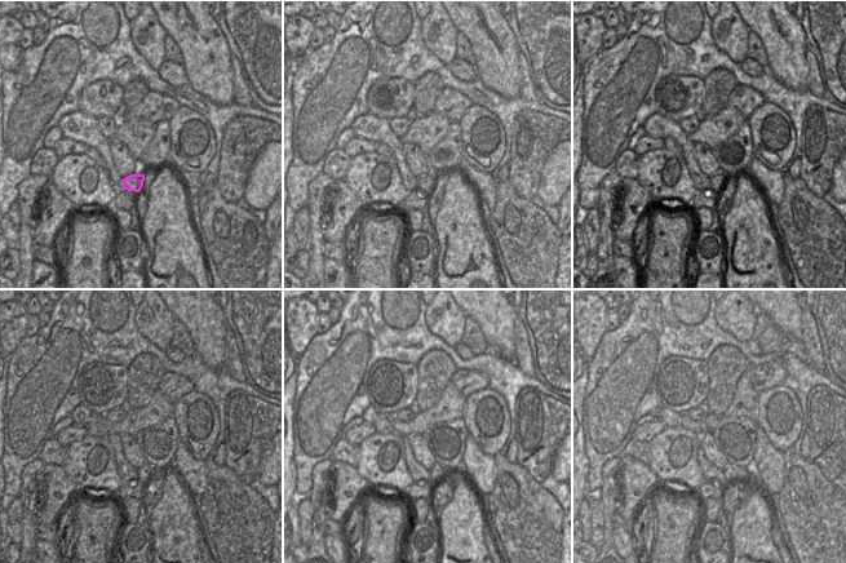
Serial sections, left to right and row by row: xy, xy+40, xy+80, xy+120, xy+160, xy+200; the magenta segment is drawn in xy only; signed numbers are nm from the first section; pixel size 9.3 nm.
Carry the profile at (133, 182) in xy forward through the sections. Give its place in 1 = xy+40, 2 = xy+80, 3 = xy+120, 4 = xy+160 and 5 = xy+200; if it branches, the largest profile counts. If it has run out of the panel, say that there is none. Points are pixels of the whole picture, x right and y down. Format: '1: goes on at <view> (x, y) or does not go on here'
1: goes on at xy+40 (424, 182)
2: goes on at xy+80 (718, 182)
3: goes on at xy+120 (145, 473)
4: goes on at xy+160 (437, 471)
5: goes on at xy+200 (735, 474)

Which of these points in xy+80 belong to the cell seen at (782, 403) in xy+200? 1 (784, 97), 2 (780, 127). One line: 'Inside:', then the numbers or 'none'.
Inside: 2

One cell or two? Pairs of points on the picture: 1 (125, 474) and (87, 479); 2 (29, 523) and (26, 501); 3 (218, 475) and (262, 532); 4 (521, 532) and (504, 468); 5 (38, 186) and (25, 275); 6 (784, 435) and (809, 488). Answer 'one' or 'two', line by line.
1: two
2: one
3: one
4: one
5: one
6: two

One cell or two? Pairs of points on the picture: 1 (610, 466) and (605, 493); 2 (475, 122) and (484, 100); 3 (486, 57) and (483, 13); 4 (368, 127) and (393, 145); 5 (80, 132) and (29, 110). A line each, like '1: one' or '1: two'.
1: one
2: two
3: one
4: one
5: two

